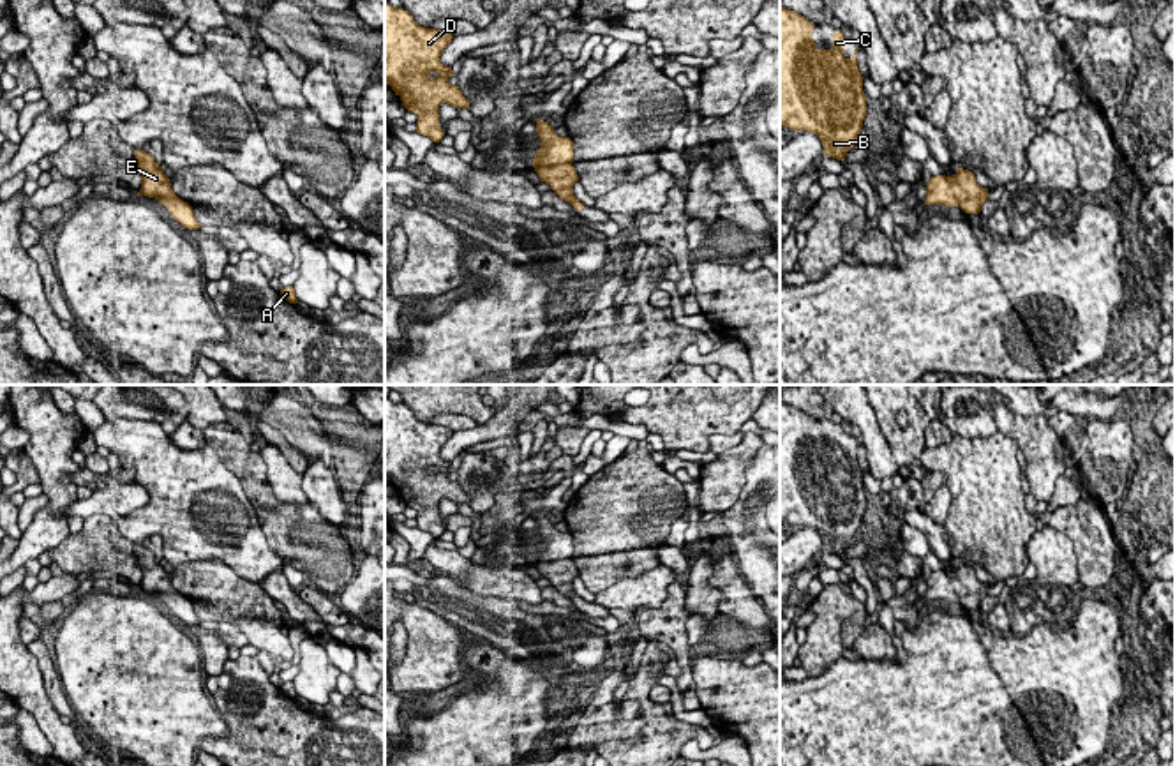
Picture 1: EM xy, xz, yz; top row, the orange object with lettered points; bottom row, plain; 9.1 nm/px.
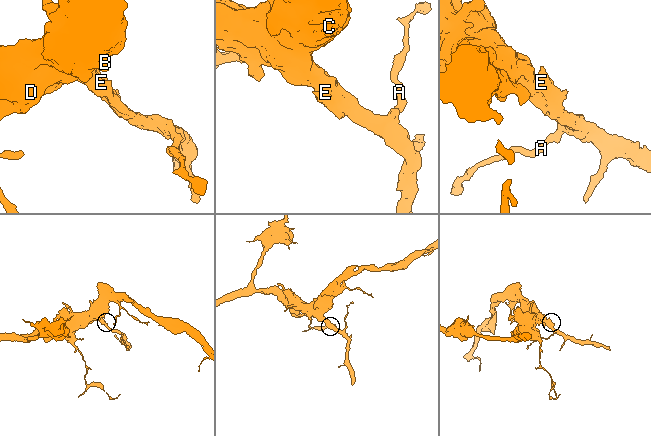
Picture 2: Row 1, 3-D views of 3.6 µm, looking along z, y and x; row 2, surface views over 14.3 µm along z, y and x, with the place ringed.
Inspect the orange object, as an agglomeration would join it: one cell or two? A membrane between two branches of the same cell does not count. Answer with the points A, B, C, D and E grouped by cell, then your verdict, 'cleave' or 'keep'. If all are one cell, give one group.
A B C D E; keep

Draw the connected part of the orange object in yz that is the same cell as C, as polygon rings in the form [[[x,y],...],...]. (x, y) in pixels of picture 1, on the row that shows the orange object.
[[[780,7],[780,124],[813,132],[824,155],[845,161],[866,116],[857,44],[856,55],[845,58],[840,30],[831,49],[819,49],[812,34],[805,16]]]

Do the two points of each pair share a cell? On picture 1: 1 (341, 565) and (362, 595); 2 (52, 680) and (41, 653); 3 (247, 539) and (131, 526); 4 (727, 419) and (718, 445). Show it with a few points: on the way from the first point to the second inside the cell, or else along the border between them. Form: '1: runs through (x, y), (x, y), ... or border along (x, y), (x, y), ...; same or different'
1: border along (357, 565), (353, 579), (339, 593); different
2: runs through (50, 673), (44, 660); same
3: runs through (223, 549), (207, 544), (186, 525), (161, 525); same
4: border along (738, 431), (713, 435), (708, 450); different

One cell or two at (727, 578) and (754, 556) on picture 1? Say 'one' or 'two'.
two

